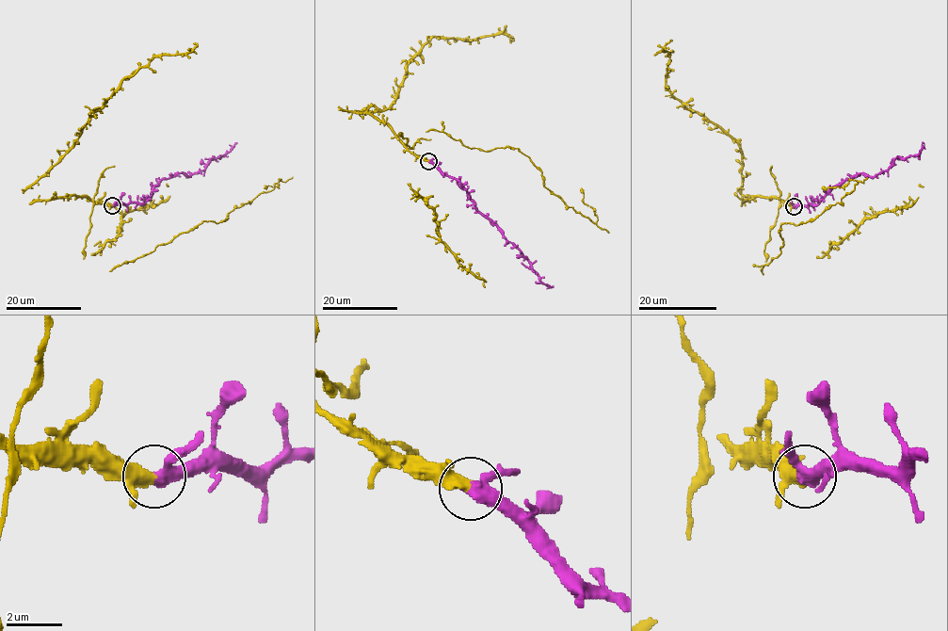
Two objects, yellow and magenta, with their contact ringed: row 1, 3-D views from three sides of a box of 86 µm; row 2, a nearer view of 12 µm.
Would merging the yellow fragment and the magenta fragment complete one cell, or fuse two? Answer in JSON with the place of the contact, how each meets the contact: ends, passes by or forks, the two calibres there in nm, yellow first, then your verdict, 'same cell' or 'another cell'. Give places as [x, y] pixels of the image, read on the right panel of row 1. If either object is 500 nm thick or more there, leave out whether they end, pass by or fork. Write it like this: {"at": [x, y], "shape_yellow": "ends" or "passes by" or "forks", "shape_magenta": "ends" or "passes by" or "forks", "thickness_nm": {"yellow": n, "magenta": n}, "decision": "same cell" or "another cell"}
{"at": [794, 206], "shape_yellow": "ends", "shape_magenta": "passes by", "thickness_nm": {"yellow": 480, "magenta": 400}, "decision": "same cell"}

